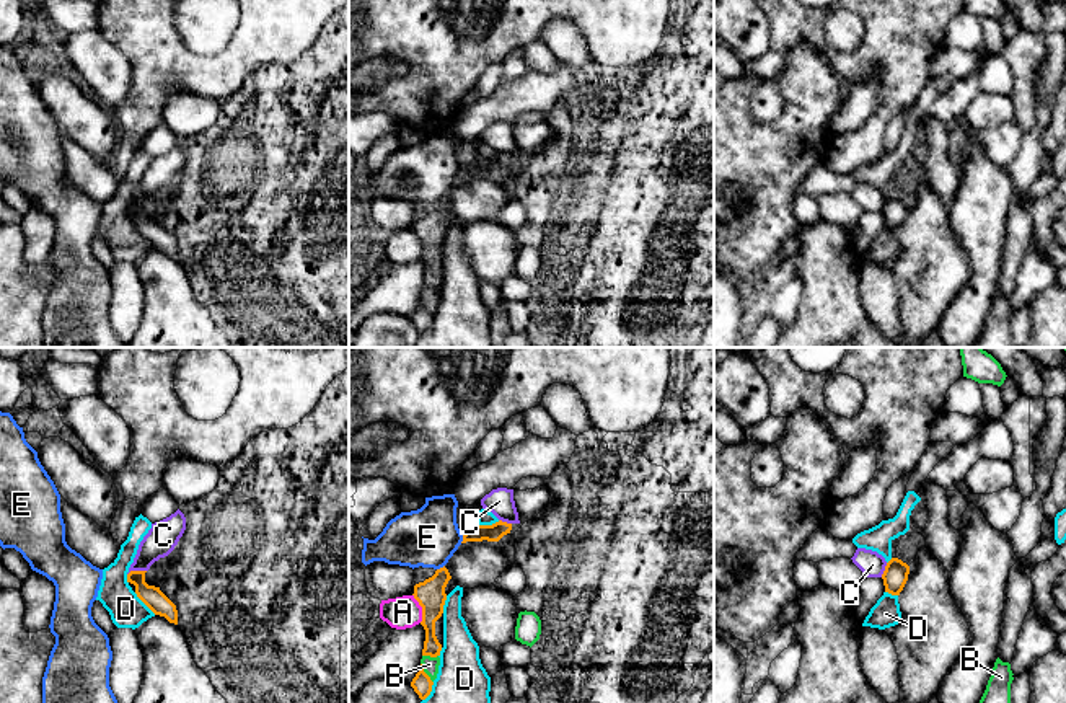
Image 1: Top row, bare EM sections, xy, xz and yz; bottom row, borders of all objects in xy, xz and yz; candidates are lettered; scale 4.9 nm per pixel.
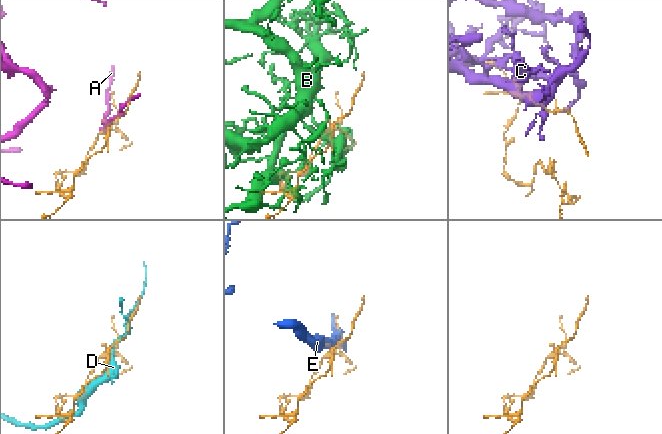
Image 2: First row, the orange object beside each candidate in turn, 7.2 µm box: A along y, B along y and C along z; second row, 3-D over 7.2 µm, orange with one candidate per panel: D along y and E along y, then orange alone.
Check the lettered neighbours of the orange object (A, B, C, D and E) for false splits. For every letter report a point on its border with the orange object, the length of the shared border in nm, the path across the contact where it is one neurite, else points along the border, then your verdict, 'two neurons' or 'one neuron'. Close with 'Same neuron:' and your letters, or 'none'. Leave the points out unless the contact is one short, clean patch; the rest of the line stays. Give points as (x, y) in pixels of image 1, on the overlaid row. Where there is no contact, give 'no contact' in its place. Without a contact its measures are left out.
A: contact xz (422, 609); length 150 nm; border xz (413, 594), (421, 607), (421, 622); two neurons
B: contact xz (424, 672); length 120 nm; two neurons
C: contact xy (136, 571); length 100 nm; border xy (145, 570), (132, 570), (127, 574); two neurons
D: contact xy (145, 604); length 160 nm; two neurons
E: contact xz (463, 539); length 40 nm; two neurons
Same neuron: none

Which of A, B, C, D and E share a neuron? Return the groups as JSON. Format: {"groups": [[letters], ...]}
{"groups": [["A"], ["B"], ["C"], ["D"], ["E"]]}

